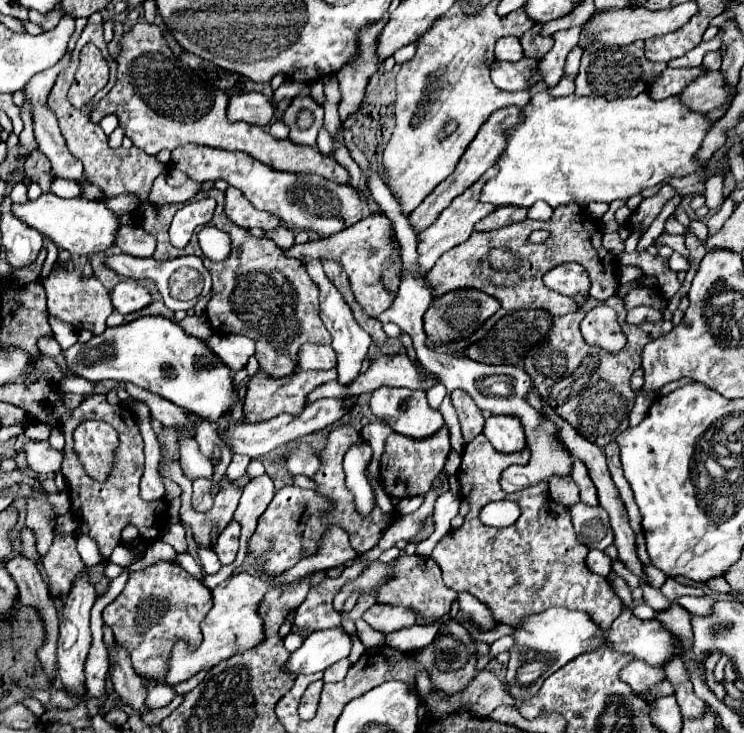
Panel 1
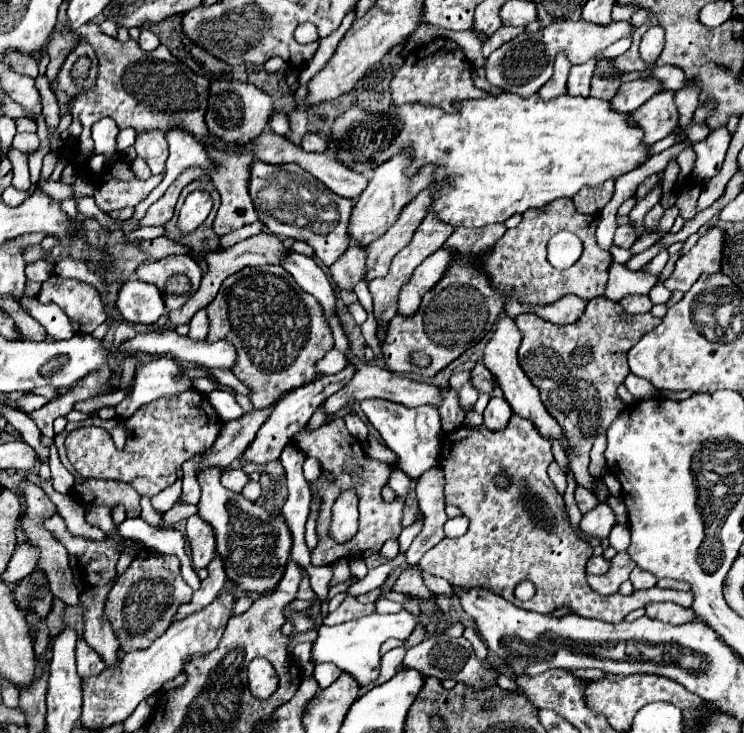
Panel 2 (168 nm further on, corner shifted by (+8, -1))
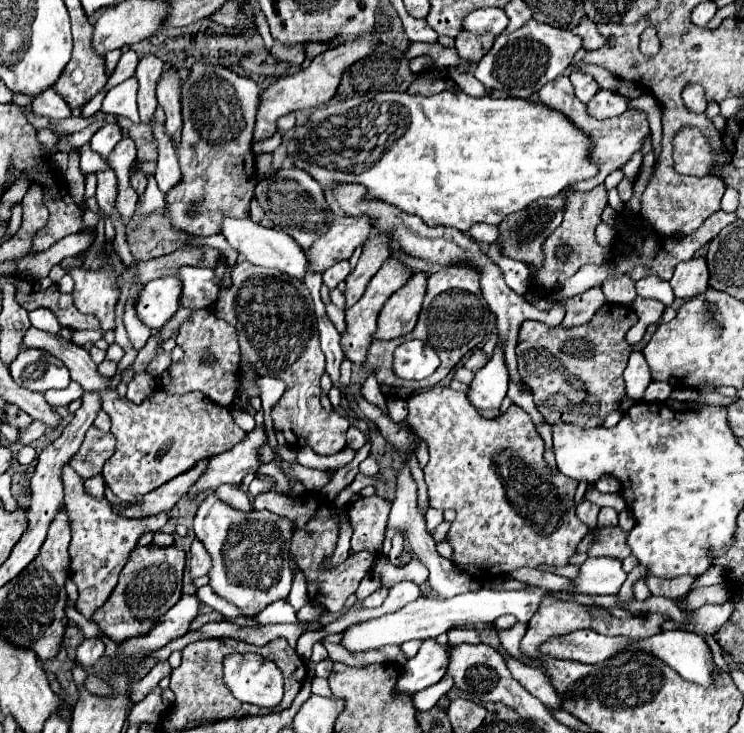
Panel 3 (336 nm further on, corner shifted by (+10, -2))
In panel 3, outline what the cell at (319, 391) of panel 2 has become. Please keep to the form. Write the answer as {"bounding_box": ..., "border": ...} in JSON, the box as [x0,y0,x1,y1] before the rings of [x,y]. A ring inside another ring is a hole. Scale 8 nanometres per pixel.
{"bounding_box":[188,426,268,496],"border":[[[256,426],[246,434],[242,444],[236,444],[230,452],[222,452],[222,456],[214,456],[198,480],[198,484],[188,492],[190,496],[206,490],[216,490],[220,484],[240,484],[242,478],[250,472],[258,472],[262,464],[258,464],[258,448],[268,444],[266,426]]]}

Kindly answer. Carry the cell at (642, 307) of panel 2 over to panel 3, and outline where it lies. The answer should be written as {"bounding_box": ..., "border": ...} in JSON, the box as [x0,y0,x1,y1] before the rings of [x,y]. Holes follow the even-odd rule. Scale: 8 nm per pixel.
{"bounding_box":[602,276,638,306],"border":[[[614,276],[606,280],[602,284],[602,292],[608,302],[622,304],[622,306],[632,306],[634,298],[638,296],[634,288],[634,280],[630,280],[630,276]]]}

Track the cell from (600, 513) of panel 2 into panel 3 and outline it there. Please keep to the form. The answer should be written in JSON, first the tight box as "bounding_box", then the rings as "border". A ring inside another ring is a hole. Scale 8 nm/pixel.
{"bounding_box":[598,508,618,528],"border":[[[600,508],[598,528],[606,528],[606,526],[618,526],[618,512],[614,508]]]}

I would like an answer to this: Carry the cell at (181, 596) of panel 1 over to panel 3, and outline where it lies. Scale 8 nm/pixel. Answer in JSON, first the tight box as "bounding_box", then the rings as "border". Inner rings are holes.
{"bounding_box":[94,544,186,642],"border":[[[154,544],[136,548],[126,566],[120,572],[120,580],[106,600],[106,604],[94,614],[94,622],[114,642],[124,642],[134,636],[142,636],[152,628],[160,614],[166,614],[182,596],[182,572],[186,554],[182,548],[160,548]]]}

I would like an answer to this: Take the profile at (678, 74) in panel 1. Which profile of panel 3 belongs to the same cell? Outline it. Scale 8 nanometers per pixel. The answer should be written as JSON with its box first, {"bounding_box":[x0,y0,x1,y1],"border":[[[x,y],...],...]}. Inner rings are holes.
{"bounding_box":[588,90,630,120],"border":[[[600,90],[588,102],[588,114],[598,120],[606,120],[606,118],[612,118],[612,116],[626,112],[628,104],[630,104],[630,98],[614,92],[614,90]]]}

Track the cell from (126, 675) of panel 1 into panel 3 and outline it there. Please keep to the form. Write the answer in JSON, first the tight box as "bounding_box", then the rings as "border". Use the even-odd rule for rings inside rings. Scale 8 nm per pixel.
{"bounding_box":[62,468,170,618],"border":[[[62,468],[62,482],[66,492],[66,514],[70,520],[70,578],[78,586],[78,600],[76,610],[84,614],[86,618],[92,618],[94,612],[108,600],[110,592],[114,590],[118,582],[118,574],[122,566],[126,564],[130,552],[134,550],[138,536],[144,530],[160,530],[168,520],[170,512],[160,512],[156,516],[138,518],[138,520],[126,520],[124,516],[118,516],[108,500],[96,500],[84,494],[84,480],[70,468]]]}

